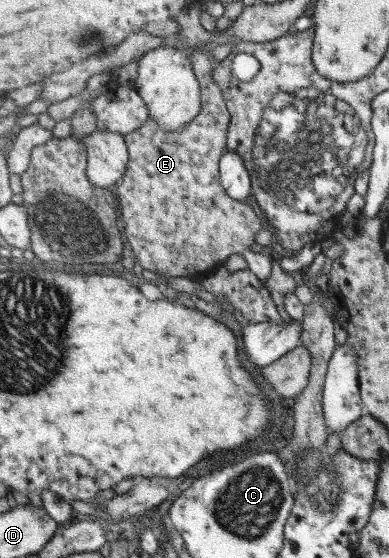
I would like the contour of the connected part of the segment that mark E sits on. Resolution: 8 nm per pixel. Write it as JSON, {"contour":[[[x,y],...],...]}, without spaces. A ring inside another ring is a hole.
{"contour":[[[207,48],[191,51],[191,58],[194,62],[195,73],[202,85],[203,102],[201,115],[199,115],[197,119],[194,119],[194,122],[189,122],[187,126],[183,126],[183,130],[173,131],[165,130],[165,128],[163,128],[156,119],[149,118],[148,121],[143,124],[141,129],[128,133],[125,136],[130,153],[129,167],[127,172],[125,172],[125,176],[123,176],[123,179],[115,188],[119,194],[120,210],[123,211],[123,221],[125,223],[124,233],[127,234],[127,245],[132,250],[132,254],[135,258],[137,258],[137,263],[139,263],[144,269],[157,271],[163,279],[169,279],[169,277],[186,277],[191,279],[194,279],[195,277],[200,278],[203,275],[214,273],[214,271],[219,268],[220,264],[231,258],[233,255],[243,255],[247,258],[249,267],[255,272],[255,275],[258,275],[259,279],[265,281],[269,279],[269,277],[271,277],[271,273],[273,273],[271,259],[269,259],[267,255],[253,253],[255,237],[257,237],[257,233],[264,228],[263,219],[257,215],[257,211],[255,211],[255,207],[253,207],[253,205],[248,205],[245,200],[237,200],[227,194],[227,190],[223,187],[220,175],[221,158],[227,152],[227,139],[232,122],[232,116],[230,109],[228,108],[225,92],[213,78],[214,69],[219,63],[217,62],[217,59],[215,59],[215,55],[213,55],[210,49]]]}

